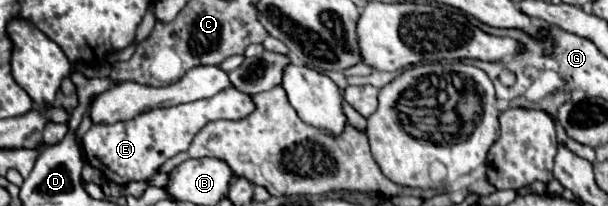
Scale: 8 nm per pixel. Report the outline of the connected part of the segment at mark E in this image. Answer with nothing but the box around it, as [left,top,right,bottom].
[82,88,252,186]

